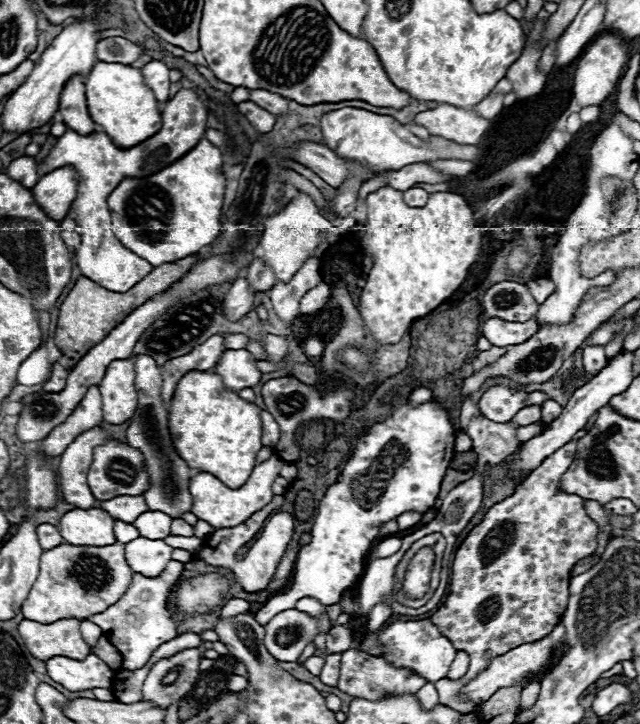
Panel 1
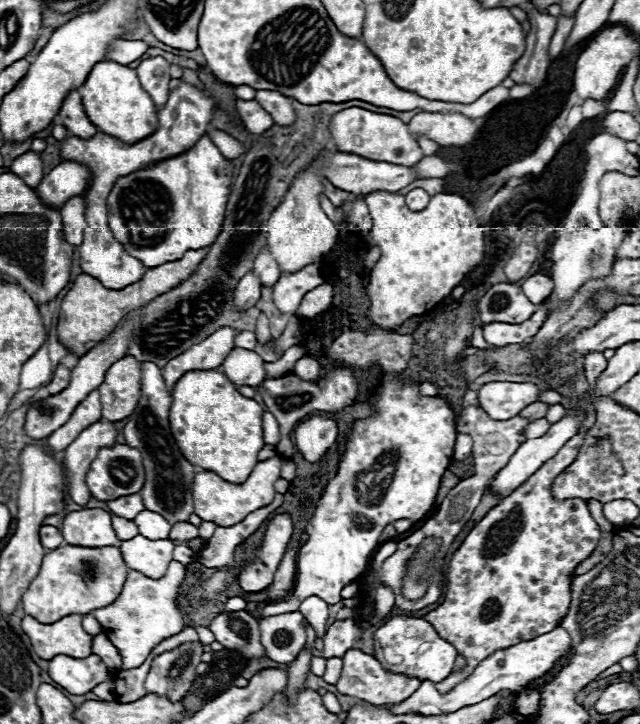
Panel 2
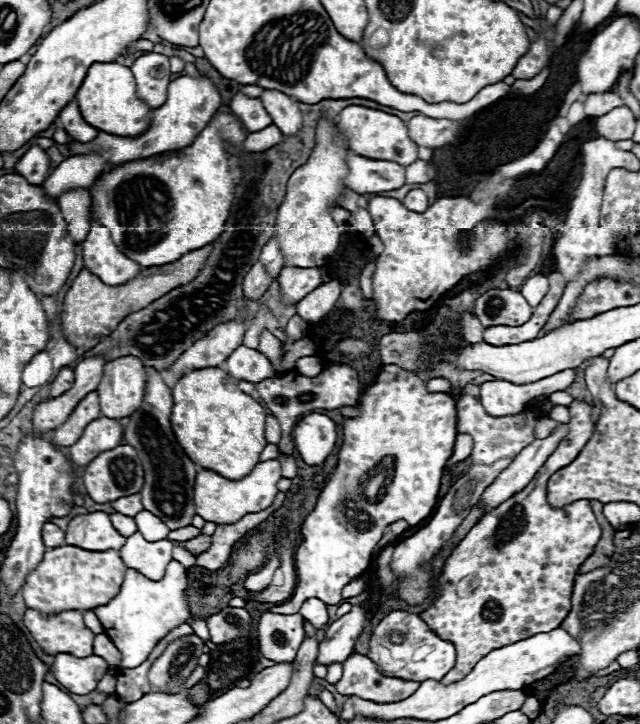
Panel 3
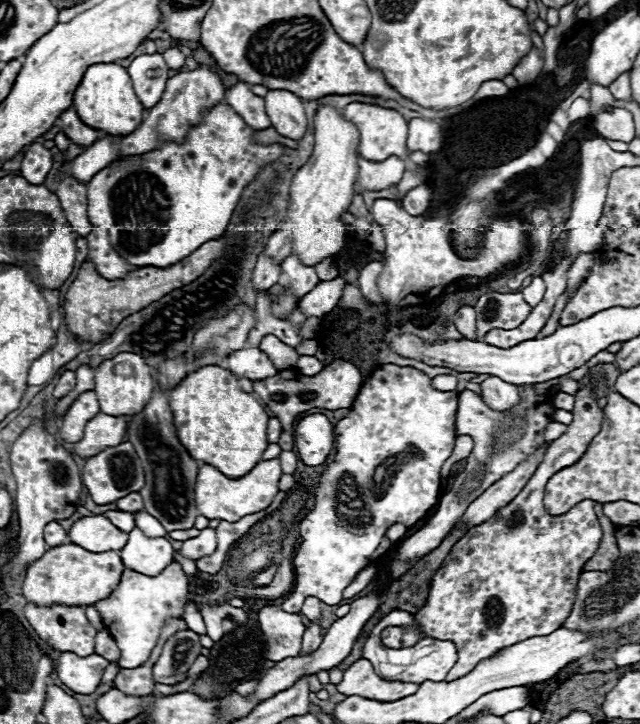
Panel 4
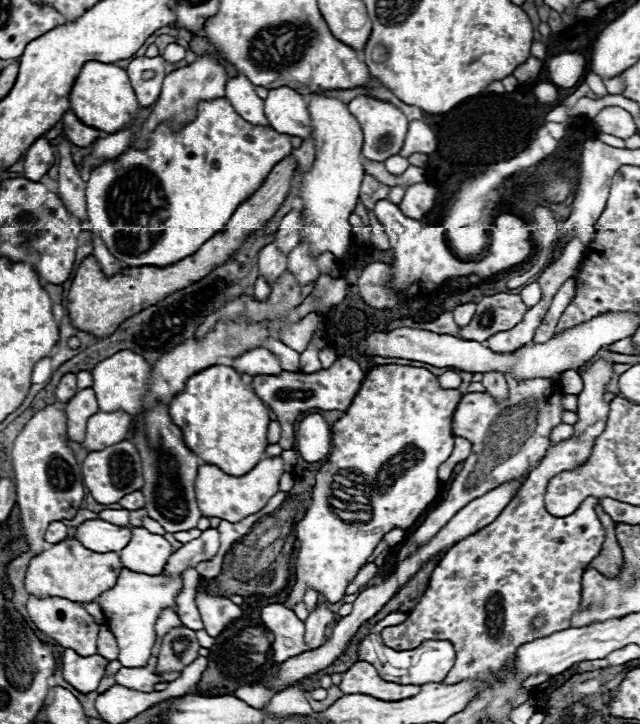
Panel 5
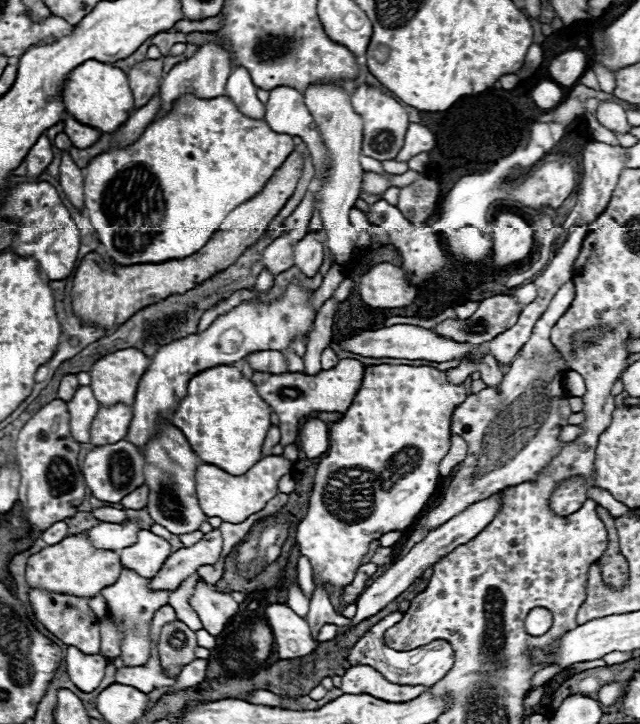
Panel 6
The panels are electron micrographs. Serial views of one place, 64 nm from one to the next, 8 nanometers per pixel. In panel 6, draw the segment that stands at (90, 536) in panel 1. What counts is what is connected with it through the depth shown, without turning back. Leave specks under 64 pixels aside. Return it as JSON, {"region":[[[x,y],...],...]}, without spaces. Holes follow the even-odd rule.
{"region":[[[124,520],[120,524],[102,522],[102,524],[86,530],[86,534],[94,540],[94,546],[118,552],[118,550],[134,544],[140,530],[142,528],[140,528],[140,524],[136,520]]]}

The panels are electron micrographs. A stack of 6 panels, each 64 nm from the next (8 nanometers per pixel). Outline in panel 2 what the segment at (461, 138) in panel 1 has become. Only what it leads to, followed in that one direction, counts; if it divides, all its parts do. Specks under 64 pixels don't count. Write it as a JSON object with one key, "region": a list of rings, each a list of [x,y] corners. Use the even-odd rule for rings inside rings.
{"region":[[[420,112],[408,122],[408,126],[414,140],[418,140],[420,136],[426,136],[428,140],[440,146],[462,146],[474,140],[474,136],[478,134],[478,128],[482,128],[482,118],[470,120],[462,114]]]}

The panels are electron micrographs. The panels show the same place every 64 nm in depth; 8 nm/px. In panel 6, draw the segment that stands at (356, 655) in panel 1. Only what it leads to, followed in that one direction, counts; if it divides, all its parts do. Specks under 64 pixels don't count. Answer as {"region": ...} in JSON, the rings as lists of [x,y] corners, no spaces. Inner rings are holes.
{"region":[[[352,666],[342,676],[342,692],[348,694],[370,694],[380,700],[390,702],[410,702],[418,698],[426,688],[424,686],[402,686],[388,682],[378,670],[370,666]]]}

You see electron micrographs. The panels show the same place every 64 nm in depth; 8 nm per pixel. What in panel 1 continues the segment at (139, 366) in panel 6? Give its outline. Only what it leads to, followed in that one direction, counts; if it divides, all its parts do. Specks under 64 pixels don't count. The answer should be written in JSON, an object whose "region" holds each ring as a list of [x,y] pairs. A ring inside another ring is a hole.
{"region":[[[130,358],[114,360],[108,366],[104,380],[98,384],[102,392],[102,402],[104,402],[104,408],[102,408],[104,420],[108,424],[122,424],[130,420],[130,416],[134,414],[138,404],[134,380],[136,380],[136,370]]]}

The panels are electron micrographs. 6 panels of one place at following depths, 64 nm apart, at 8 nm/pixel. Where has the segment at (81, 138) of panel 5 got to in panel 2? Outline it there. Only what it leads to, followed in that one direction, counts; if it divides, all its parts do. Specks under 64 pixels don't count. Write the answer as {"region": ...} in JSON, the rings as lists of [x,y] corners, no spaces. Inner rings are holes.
{"region":[[[78,90],[70,92],[68,98],[64,100],[64,104],[60,108],[60,118],[72,136],[86,140],[98,132],[98,128],[88,120],[88,116],[82,108],[82,98],[80,98]]]}

